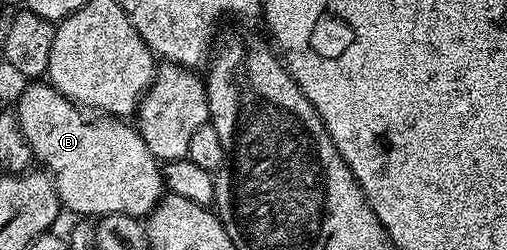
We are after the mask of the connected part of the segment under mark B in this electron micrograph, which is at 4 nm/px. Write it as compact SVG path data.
M30 84L18 98L16 113L18 123L35 159L44 167L45 173L54 180L58 201L66 206L74 216L105 216L107 214L127 214L139 220L157 206L164 196L162 184L162 166L157 158L148 152L148 144L138 135L129 121L119 120L113 116L87 116L73 102L64 97L49 84Z

